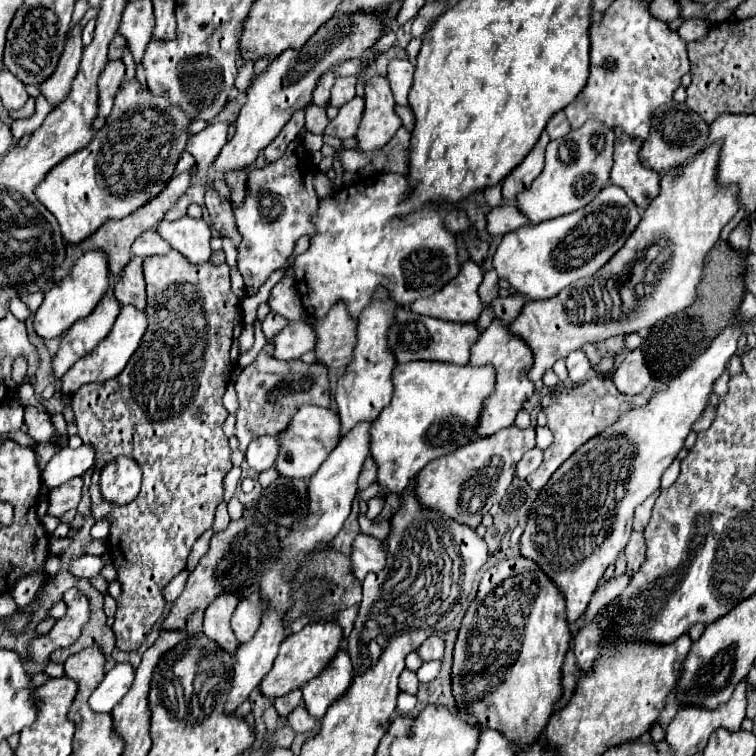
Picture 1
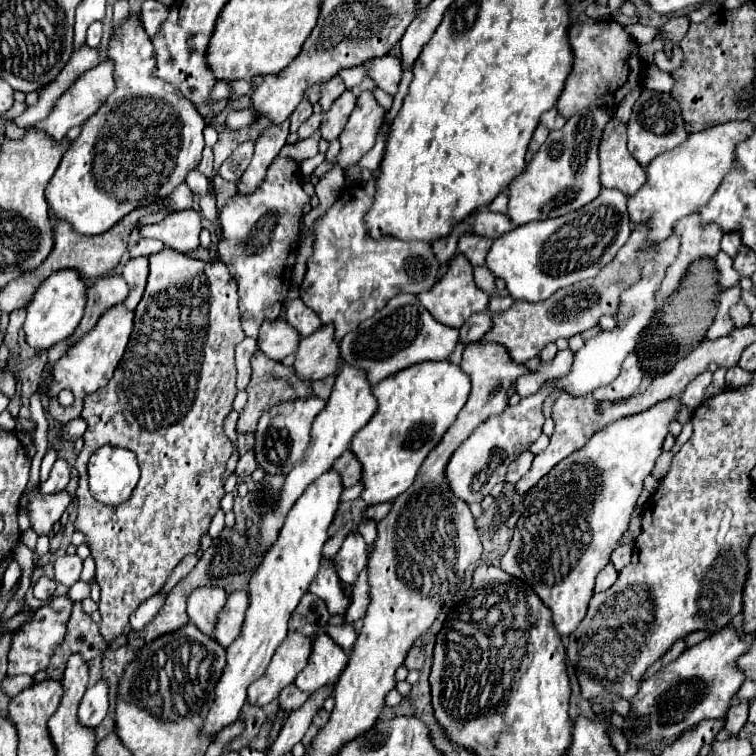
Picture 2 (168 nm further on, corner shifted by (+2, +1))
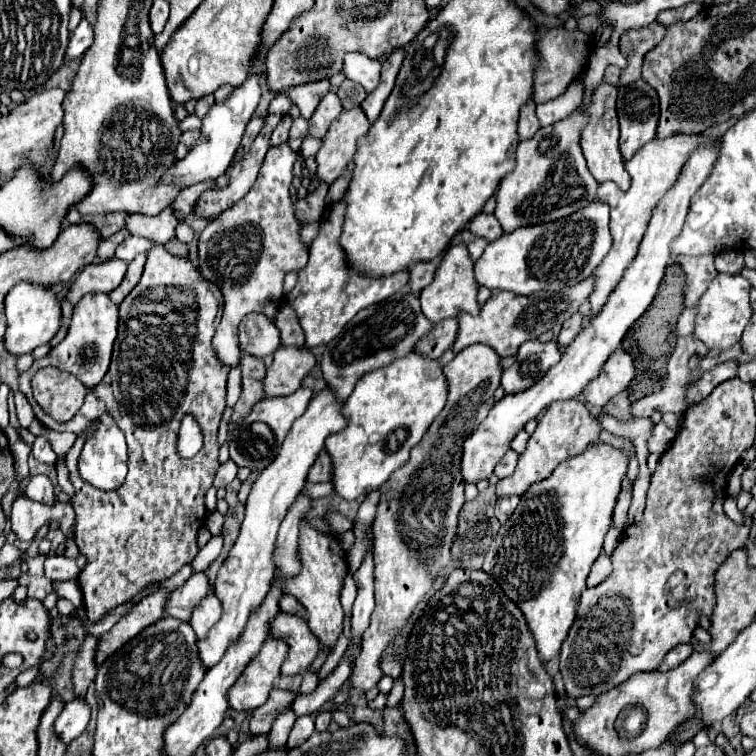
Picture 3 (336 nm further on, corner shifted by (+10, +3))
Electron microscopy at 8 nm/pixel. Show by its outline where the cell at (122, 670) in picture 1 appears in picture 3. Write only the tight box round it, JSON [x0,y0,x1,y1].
[53,699,89,745]

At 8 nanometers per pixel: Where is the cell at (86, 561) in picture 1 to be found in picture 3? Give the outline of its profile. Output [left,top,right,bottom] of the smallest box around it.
[45,555,79,581]

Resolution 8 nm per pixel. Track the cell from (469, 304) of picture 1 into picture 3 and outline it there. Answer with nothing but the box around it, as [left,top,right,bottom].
[419,243,479,323]

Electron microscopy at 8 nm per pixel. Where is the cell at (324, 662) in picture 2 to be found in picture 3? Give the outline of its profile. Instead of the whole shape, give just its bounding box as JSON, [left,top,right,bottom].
[269,611,319,675]

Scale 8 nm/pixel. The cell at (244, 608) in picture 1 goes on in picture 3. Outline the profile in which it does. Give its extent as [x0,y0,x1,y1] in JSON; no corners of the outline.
[189,593,221,637]

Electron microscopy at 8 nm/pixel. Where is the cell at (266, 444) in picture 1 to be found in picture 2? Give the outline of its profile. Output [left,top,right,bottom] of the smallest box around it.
[237,449,257,475]

